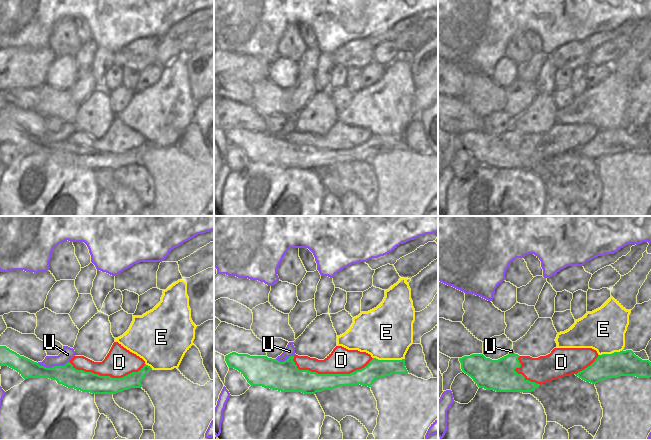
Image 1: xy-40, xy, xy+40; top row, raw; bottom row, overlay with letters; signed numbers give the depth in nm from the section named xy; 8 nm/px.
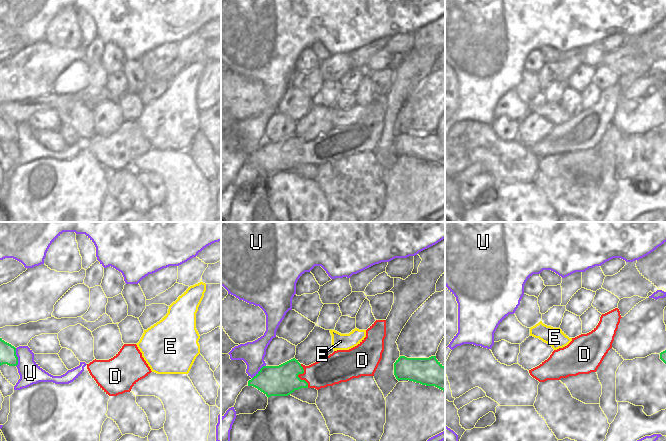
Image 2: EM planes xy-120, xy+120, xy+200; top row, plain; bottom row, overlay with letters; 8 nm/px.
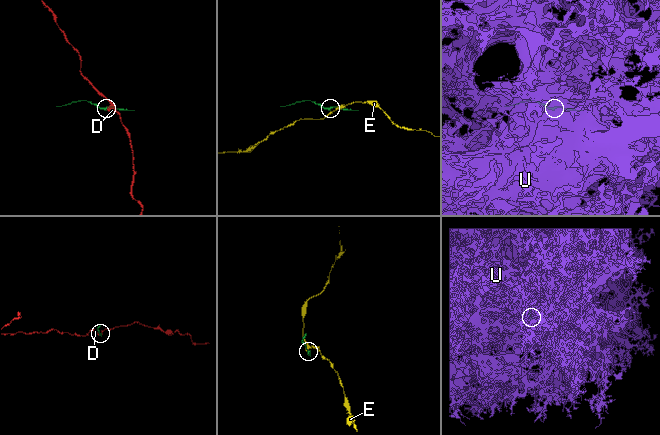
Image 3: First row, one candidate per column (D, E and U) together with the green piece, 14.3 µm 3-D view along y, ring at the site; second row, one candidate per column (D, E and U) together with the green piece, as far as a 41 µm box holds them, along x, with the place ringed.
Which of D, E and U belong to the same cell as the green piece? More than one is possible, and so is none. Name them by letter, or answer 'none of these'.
none of these

